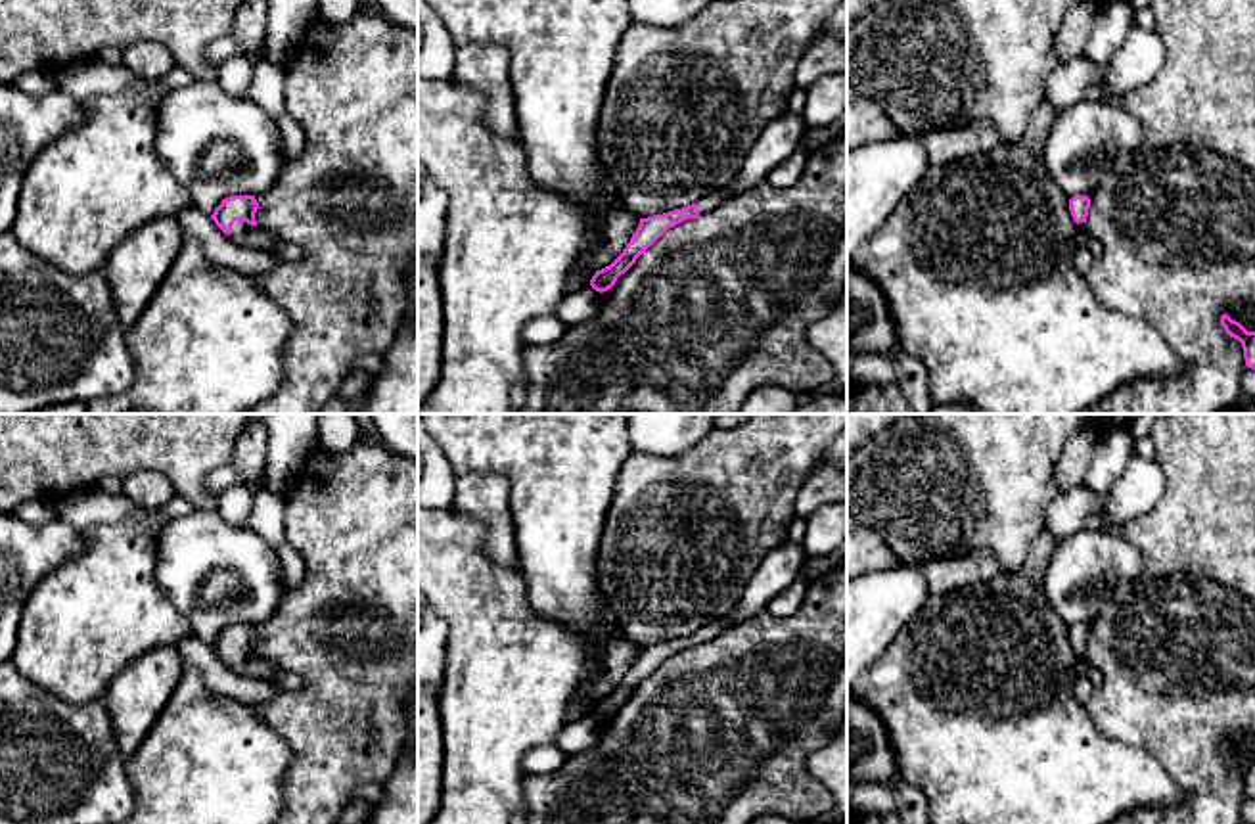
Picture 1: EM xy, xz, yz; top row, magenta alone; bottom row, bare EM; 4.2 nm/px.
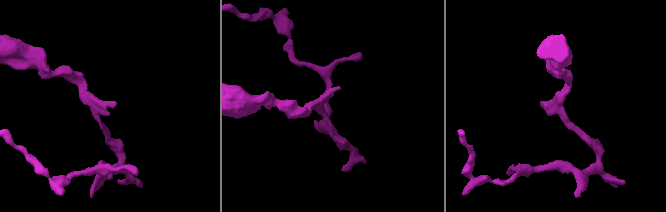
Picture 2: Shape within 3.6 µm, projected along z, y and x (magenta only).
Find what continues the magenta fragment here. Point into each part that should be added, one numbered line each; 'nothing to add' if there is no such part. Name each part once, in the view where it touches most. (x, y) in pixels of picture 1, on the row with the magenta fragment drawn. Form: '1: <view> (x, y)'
1: xy (244, 234)

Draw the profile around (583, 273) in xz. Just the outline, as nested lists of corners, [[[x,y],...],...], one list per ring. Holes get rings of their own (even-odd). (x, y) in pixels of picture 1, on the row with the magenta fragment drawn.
[[[598,228],[592,234],[590,243],[586,245],[584,253],[577,261],[573,268],[571,289],[581,289],[584,286],[590,286],[590,280],[596,274],[596,268],[590,266],[590,257],[600,249],[600,236],[602,236],[602,228]]]

